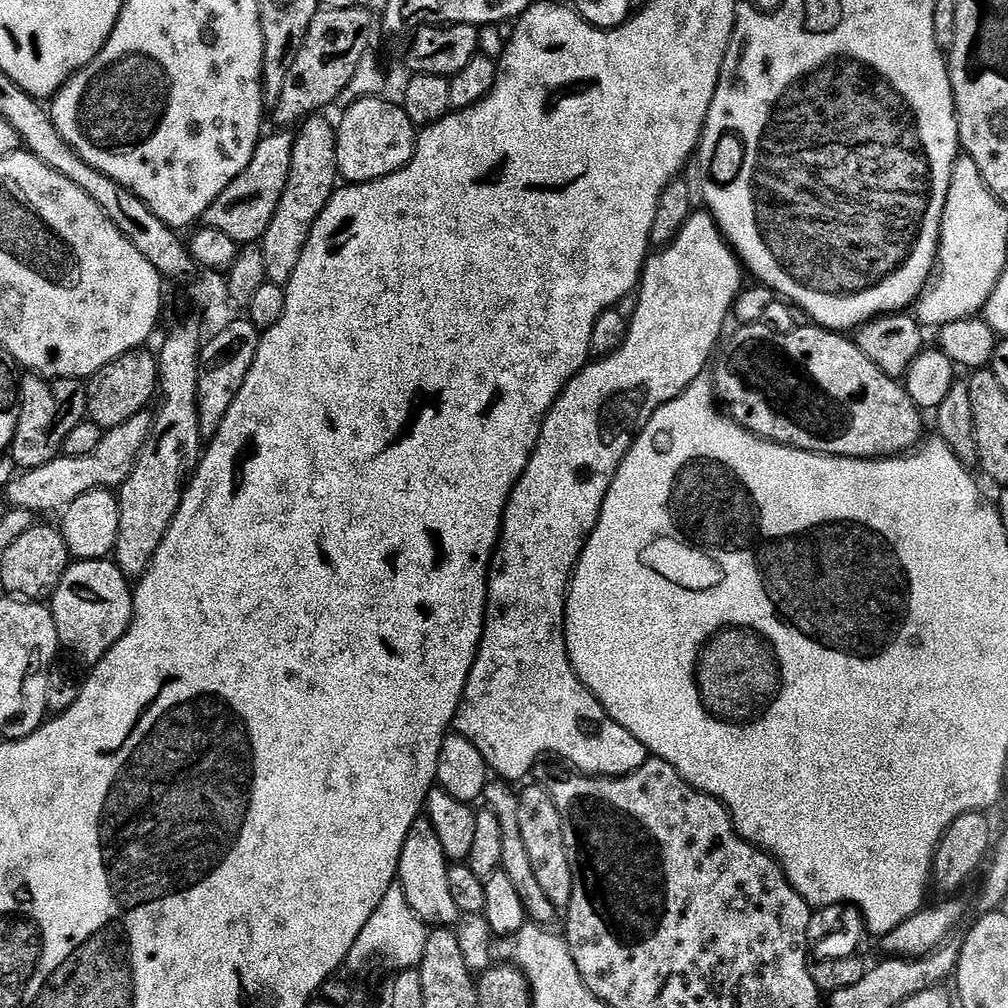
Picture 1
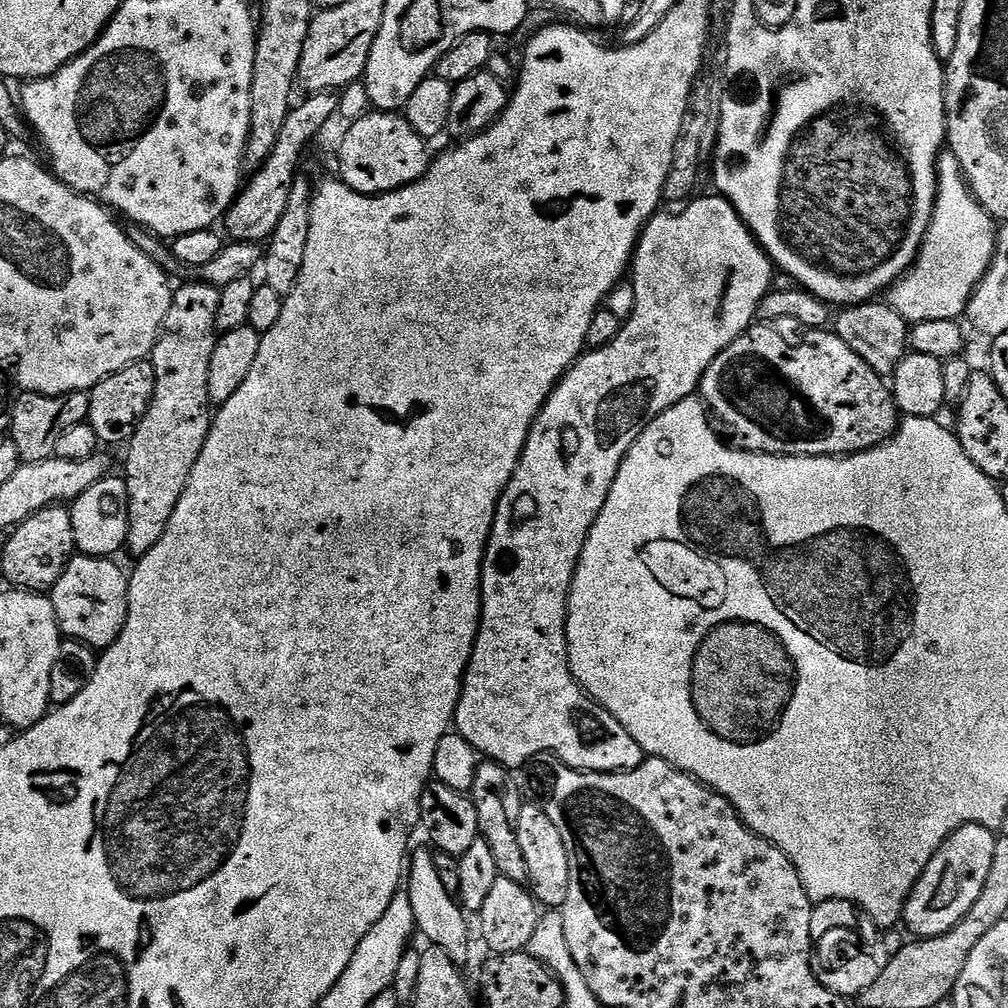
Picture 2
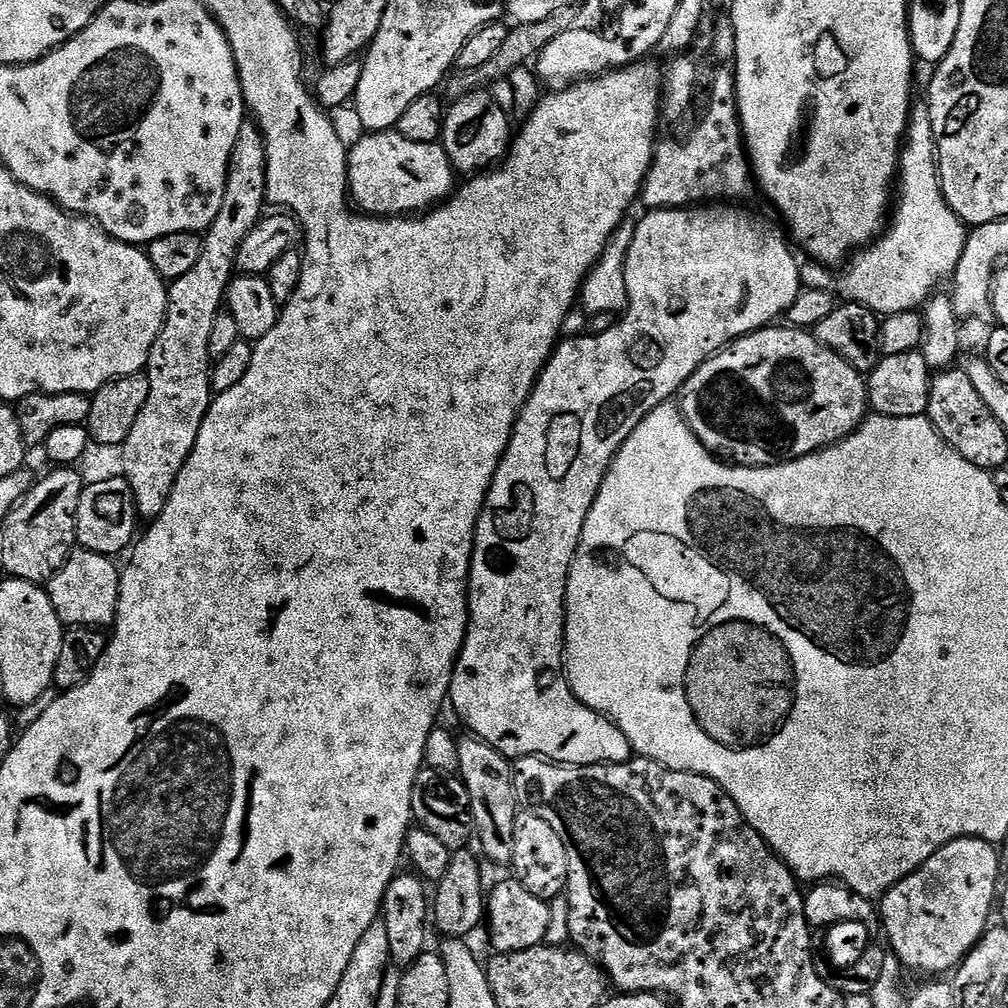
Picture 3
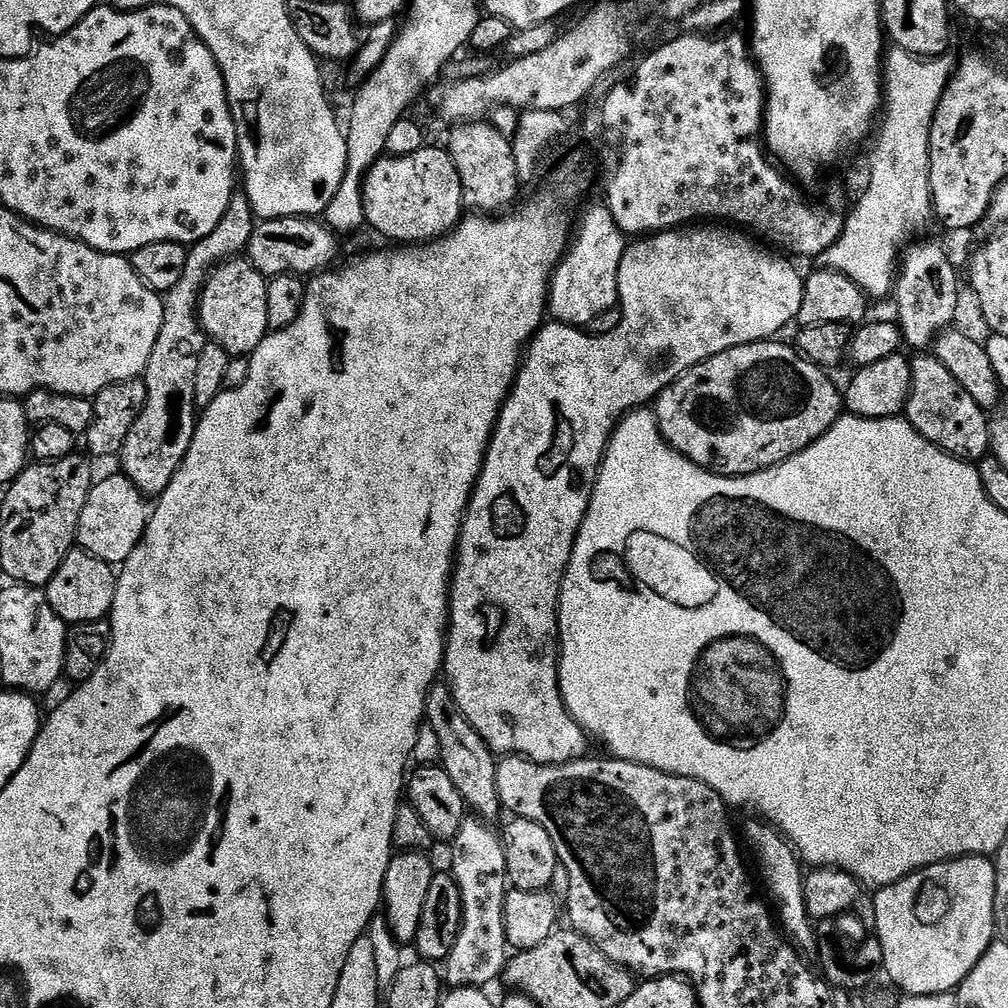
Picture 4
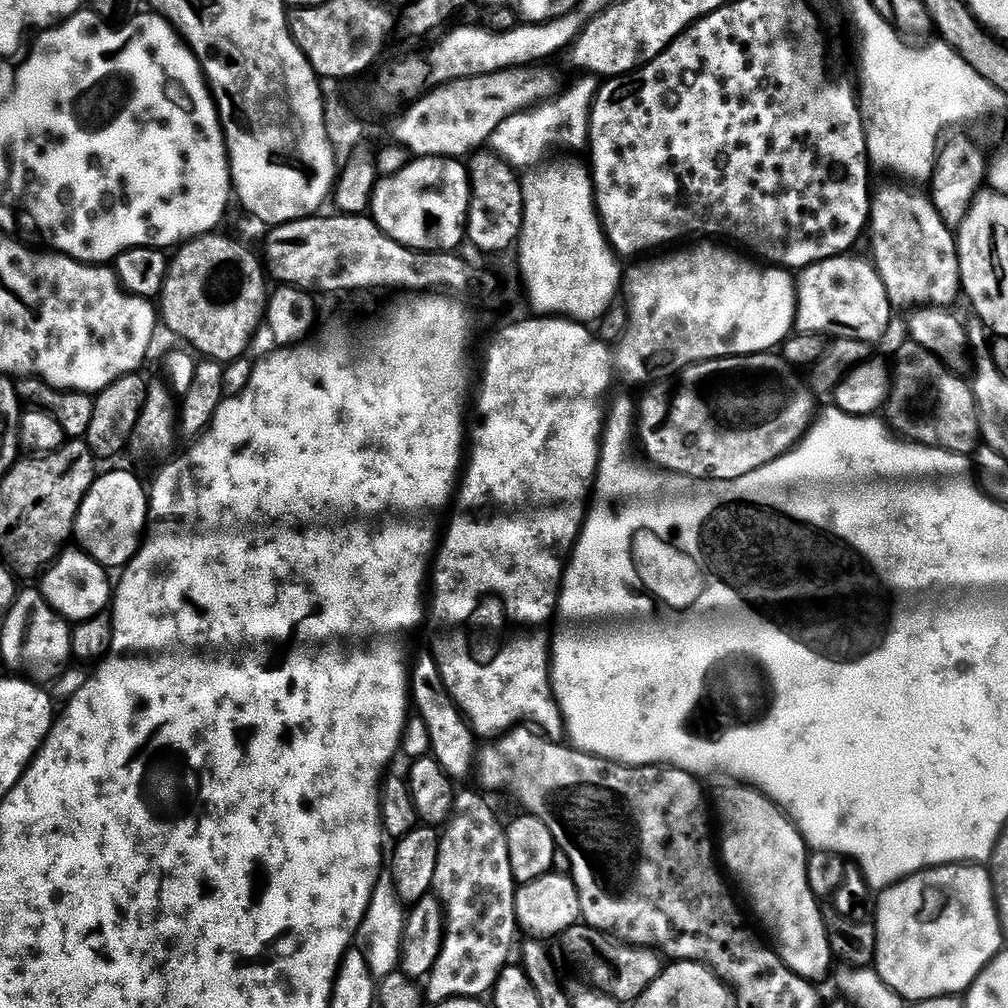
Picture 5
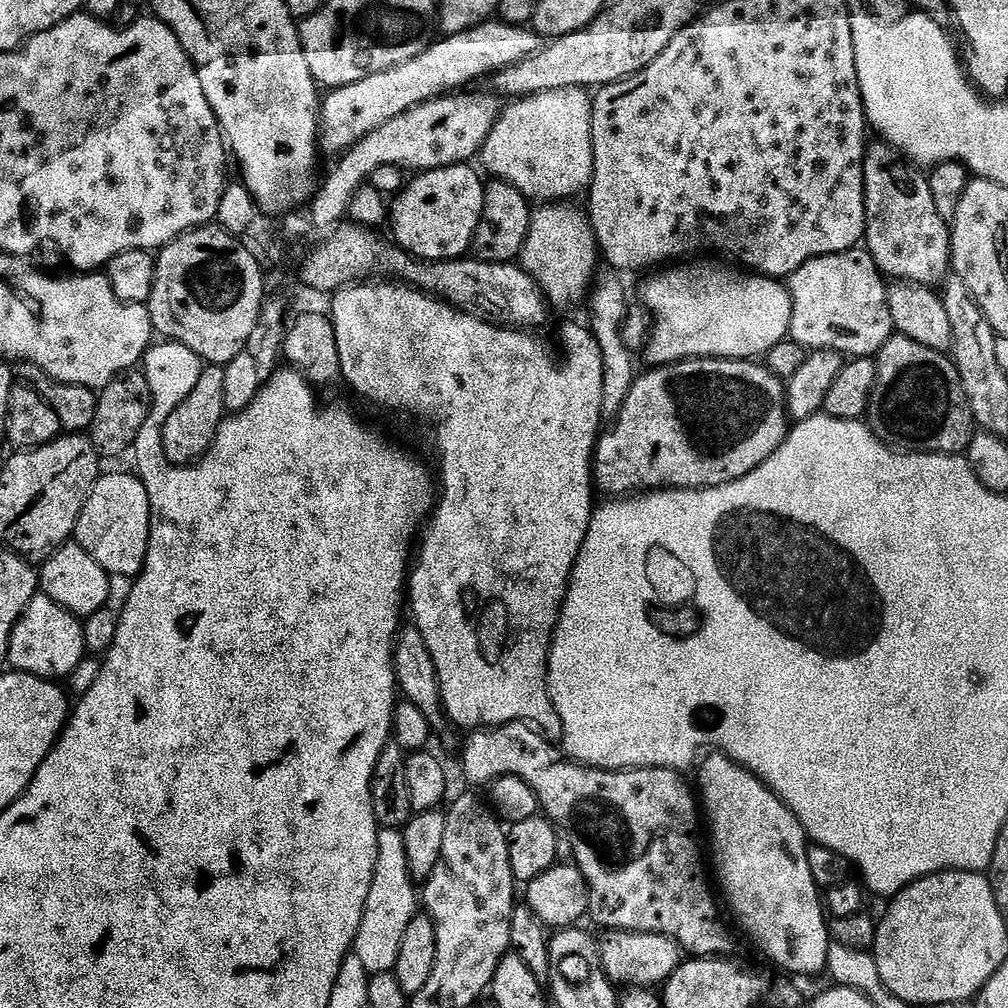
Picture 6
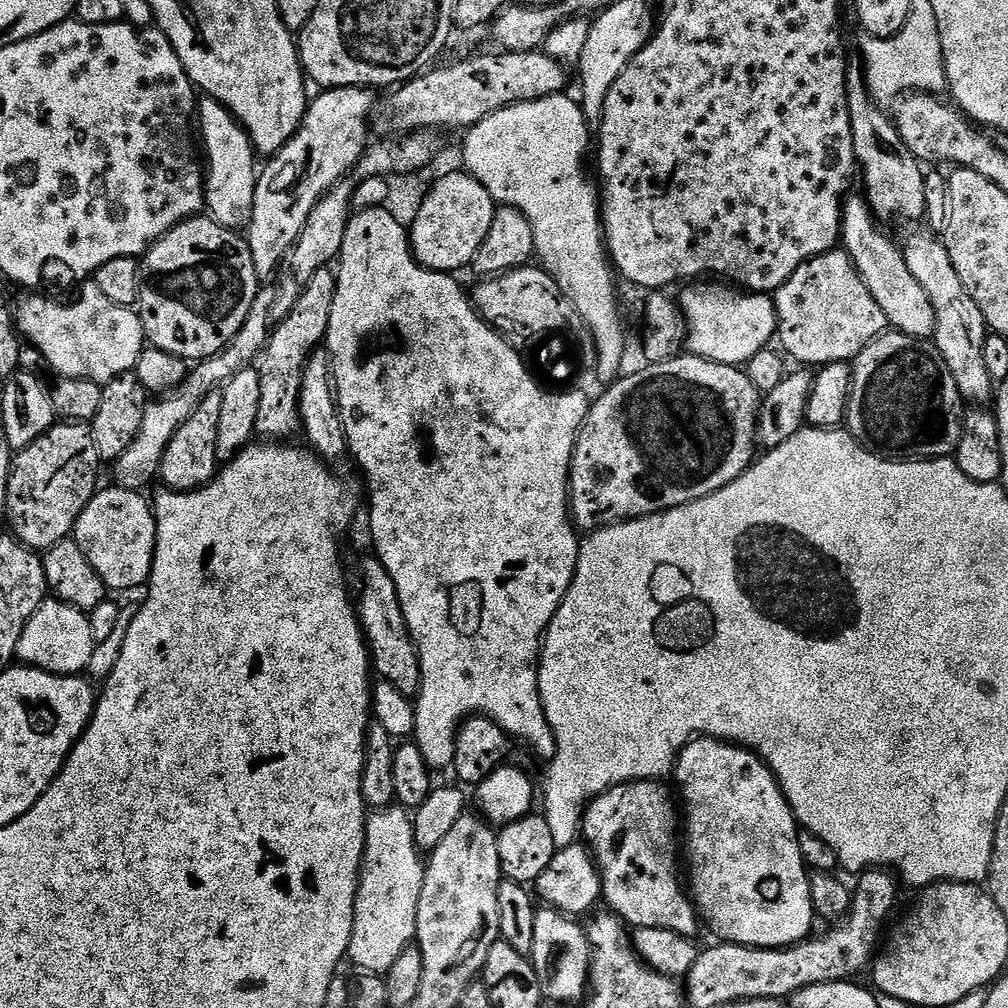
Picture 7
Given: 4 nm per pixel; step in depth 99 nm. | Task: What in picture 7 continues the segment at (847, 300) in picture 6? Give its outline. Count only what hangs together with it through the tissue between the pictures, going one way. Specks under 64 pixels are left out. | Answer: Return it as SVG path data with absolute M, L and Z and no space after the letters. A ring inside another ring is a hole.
M833 250L808 260L781 288L774 293L776 301L776 327L778 344L789 357L797 360L797 365L823 366L825 364L842 364L855 360L863 348L878 337L883 336L889 327L886 314L882 314L882 306L874 302L874 294L866 286L864 277L860 276L854 262L843 250Z

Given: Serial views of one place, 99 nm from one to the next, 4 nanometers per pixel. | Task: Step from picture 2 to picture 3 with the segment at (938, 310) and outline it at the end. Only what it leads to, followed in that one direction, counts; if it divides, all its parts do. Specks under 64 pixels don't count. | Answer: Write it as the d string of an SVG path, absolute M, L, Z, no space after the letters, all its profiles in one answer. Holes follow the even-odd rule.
M913 107L900 154L898 207L894 219L881 239L865 247L859 253L861 256L847 265L849 268L840 280L844 287L843 299L861 304L881 317L919 309L944 280L957 273L967 233L967 227L950 210L941 192L928 109Z

